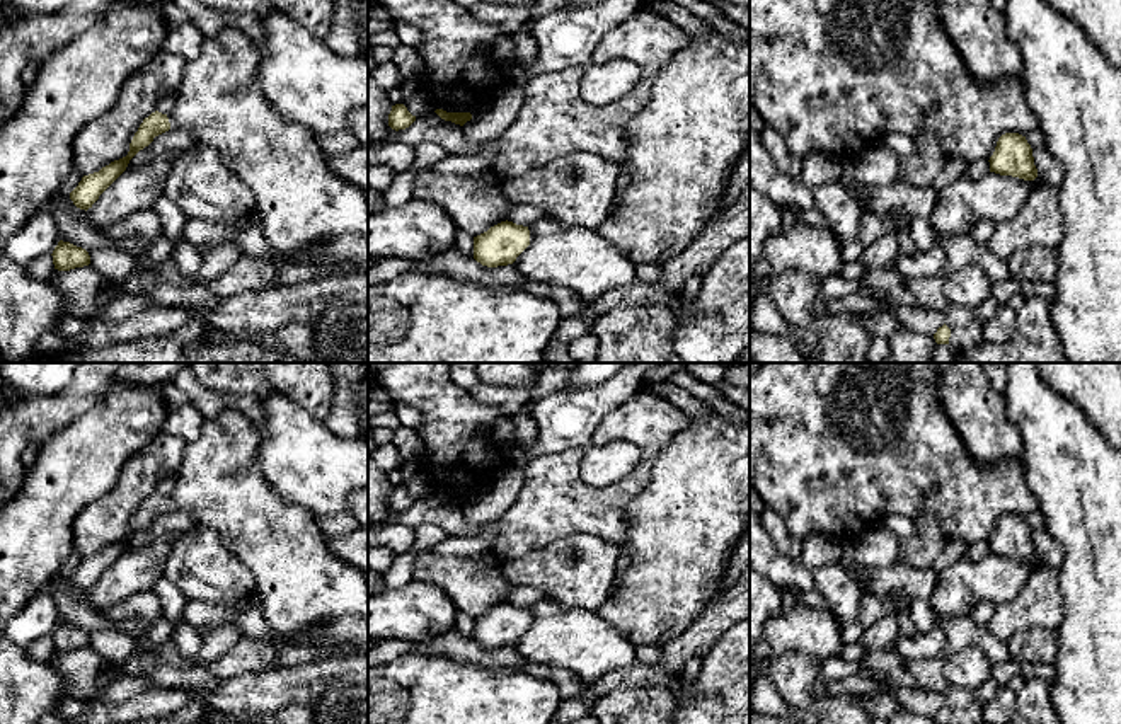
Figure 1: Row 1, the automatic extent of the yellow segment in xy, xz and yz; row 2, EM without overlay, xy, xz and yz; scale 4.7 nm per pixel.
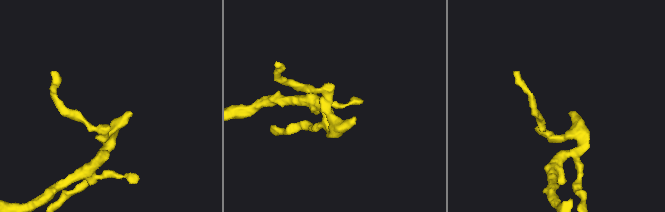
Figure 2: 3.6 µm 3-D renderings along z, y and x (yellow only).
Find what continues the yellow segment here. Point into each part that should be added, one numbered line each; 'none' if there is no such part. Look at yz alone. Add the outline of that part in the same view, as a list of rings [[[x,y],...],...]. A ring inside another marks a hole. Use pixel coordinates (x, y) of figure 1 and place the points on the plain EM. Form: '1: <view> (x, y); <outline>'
none

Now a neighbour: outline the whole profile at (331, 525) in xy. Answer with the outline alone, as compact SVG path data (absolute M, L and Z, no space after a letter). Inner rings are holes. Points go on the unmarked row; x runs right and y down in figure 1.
M348 511L319 516L315 521L327 538L339 538L359 528L358 520Z

